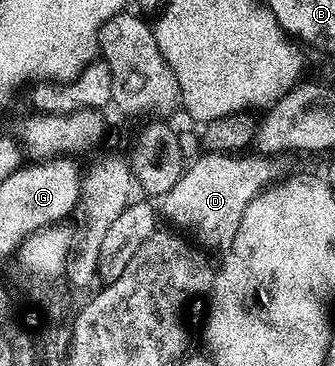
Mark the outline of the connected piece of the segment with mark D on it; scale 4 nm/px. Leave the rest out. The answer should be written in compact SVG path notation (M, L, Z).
M204 152L203 156L188 164L173 189L162 196L162 216L164 213L176 230L200 248L225 253L233 245L245 209L260 192L277 181L275 179L281 171L278 161L278 158L260 153L225 155Z

